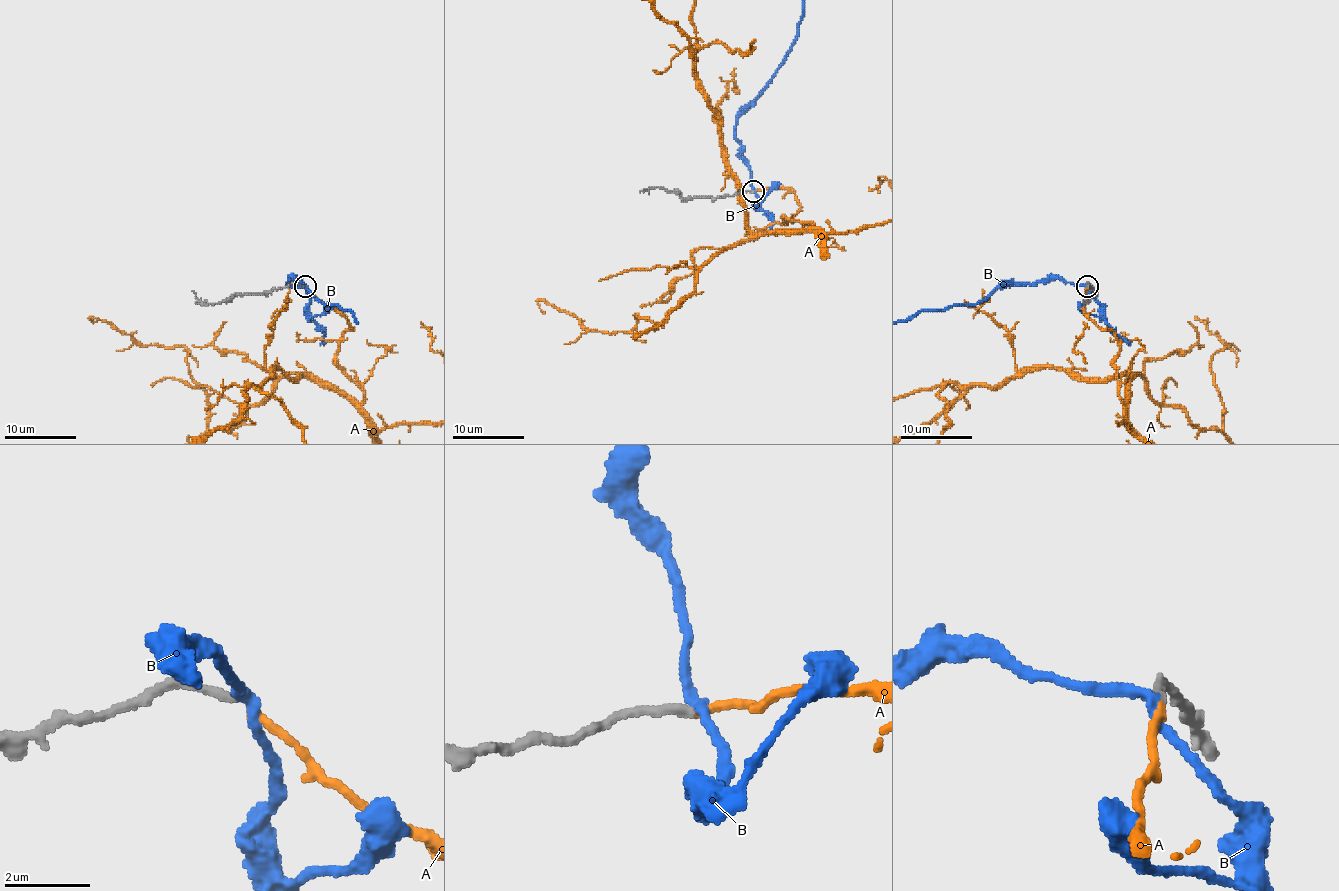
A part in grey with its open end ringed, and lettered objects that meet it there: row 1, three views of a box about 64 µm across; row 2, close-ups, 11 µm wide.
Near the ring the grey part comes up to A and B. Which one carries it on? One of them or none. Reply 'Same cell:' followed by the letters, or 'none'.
Same cell: A

